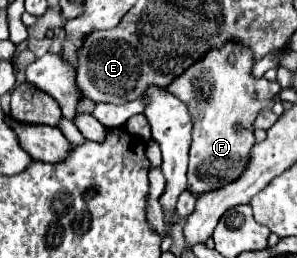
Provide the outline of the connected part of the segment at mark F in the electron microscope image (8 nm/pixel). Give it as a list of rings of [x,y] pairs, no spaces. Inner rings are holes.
[[[229,42],[223,50],[213,50],[167,86],[171,94],[189,106],[193,116],[193,144],[187,170],[187,190],[191,194],[205,194],[235,182],[249,164],[249,154],[255,146],[253,120],[281,90],[277,81],[253,78],[251,66],[249,50]],[[237,126],[243,126],[245,132],[237,132]]]

